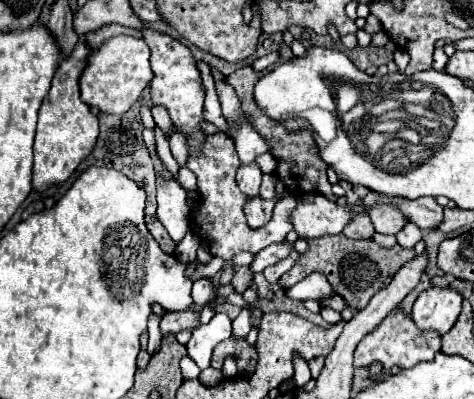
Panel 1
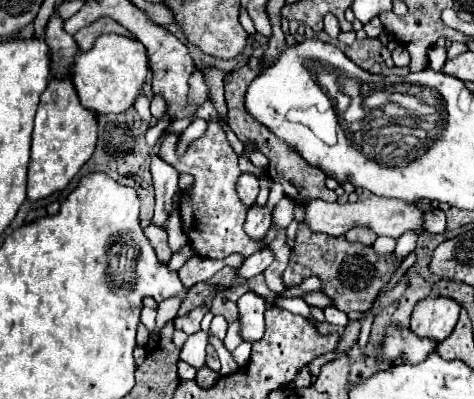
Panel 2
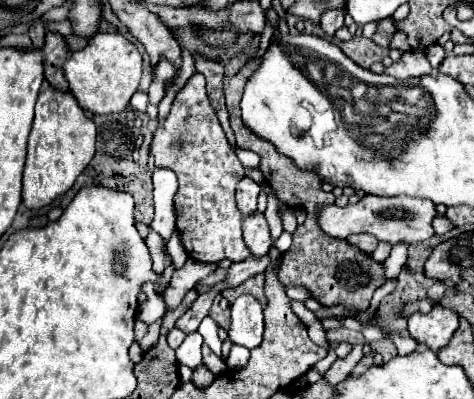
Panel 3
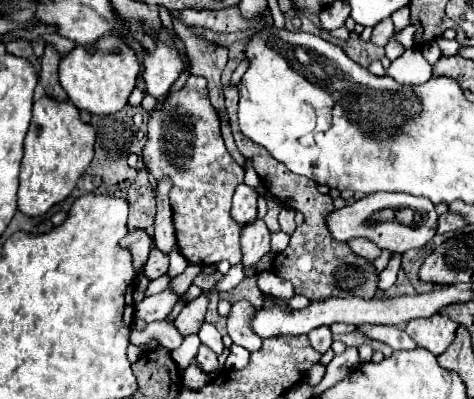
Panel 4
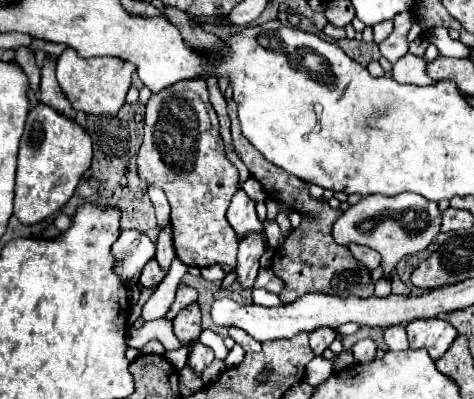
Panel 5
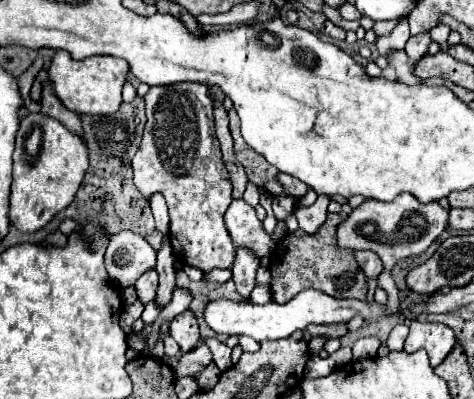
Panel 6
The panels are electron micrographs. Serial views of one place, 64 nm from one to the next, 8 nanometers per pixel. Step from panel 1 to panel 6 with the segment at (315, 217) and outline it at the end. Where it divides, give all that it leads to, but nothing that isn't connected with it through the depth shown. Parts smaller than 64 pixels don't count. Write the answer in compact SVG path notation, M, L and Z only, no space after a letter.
M400 194L392 202L366 200L338 226L338 244L348 250L372 250L380 256L384 264L384 274L378 278L378 288L386 290L388 300L385 305L386 313L396 314L399 310L400 299L398 288L390 276L392 266L408 256L422 254L444 230L448 228L448 208L442 208L438 202L420 204L410 194Z

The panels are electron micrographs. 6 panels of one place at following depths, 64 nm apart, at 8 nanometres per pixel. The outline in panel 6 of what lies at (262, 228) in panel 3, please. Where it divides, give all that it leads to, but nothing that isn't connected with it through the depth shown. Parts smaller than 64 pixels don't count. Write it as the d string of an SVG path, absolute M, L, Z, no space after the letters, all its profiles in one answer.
M238 248L238 254L236 254L236 262L232 266L232 272L234 272L234 284L236 284L236 290L240 296L244 298L250 298L250 292L254 290L256 282L254 282L254 276L256 276L256 268L258 268L258 258L252 254L252 250L248 248Z

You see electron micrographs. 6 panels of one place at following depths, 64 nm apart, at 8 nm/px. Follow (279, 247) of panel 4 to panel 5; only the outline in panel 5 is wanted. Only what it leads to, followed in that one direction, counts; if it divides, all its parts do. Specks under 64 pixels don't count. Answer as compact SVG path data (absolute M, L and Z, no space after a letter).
M268 220L263 222L264 232L272 250L276 250L278 246L284 241L281 229L277 222L269 223Z

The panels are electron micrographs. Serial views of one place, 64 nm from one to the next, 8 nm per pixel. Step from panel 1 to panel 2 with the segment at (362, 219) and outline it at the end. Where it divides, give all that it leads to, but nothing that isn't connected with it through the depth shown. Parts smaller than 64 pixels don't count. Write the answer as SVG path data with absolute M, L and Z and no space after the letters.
M352 228L352 230L346 234L346 238L348 238L350 242L360 242L360 244L372 246L374 240L376 240L376 234L374 234L370 228Z

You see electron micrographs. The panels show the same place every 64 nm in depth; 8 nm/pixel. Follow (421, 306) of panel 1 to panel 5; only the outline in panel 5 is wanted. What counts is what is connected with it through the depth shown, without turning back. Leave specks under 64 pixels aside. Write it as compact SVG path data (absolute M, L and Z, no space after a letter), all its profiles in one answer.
M428 318L428 320L412 320L408 324L408 342L410 350L426 348L432 360L444 356L444 352L452 346L456 338L456 328L444 320Z

